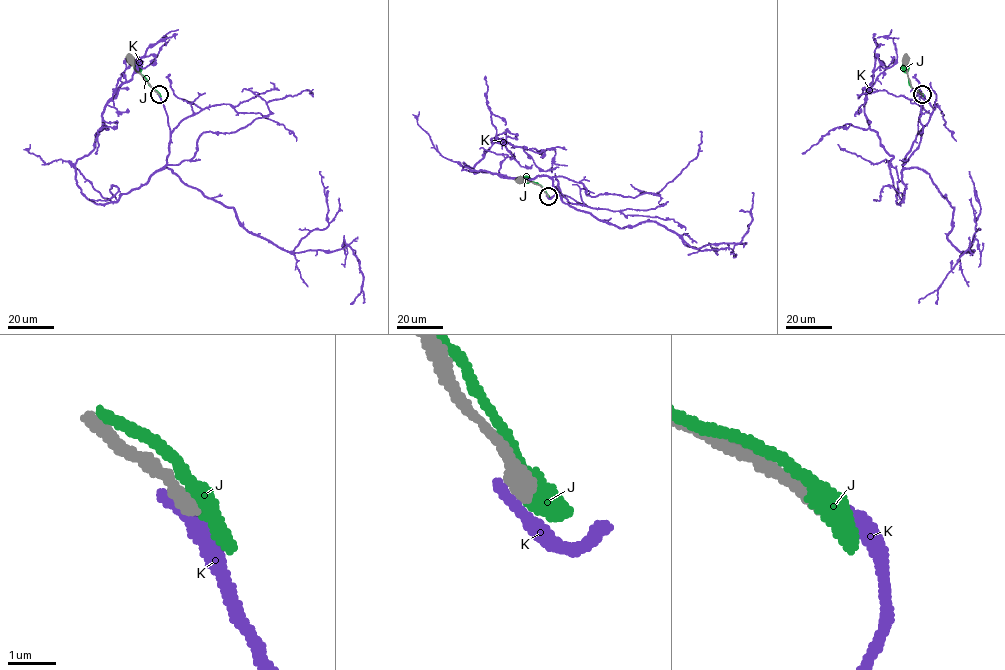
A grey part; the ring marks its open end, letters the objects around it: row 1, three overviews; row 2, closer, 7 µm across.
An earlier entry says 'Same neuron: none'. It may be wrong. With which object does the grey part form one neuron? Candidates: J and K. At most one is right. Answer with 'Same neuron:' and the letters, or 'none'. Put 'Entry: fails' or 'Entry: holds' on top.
Entry: holds
Same neuron: none

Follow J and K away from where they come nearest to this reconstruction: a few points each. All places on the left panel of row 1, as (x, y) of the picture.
J: (158, 93), (137, 65)
K: (158, 94), (167, 164), (115, 202), (93, 203), (75, 163), (93, 149), (104, 106), (136, 62), (178, 29)

